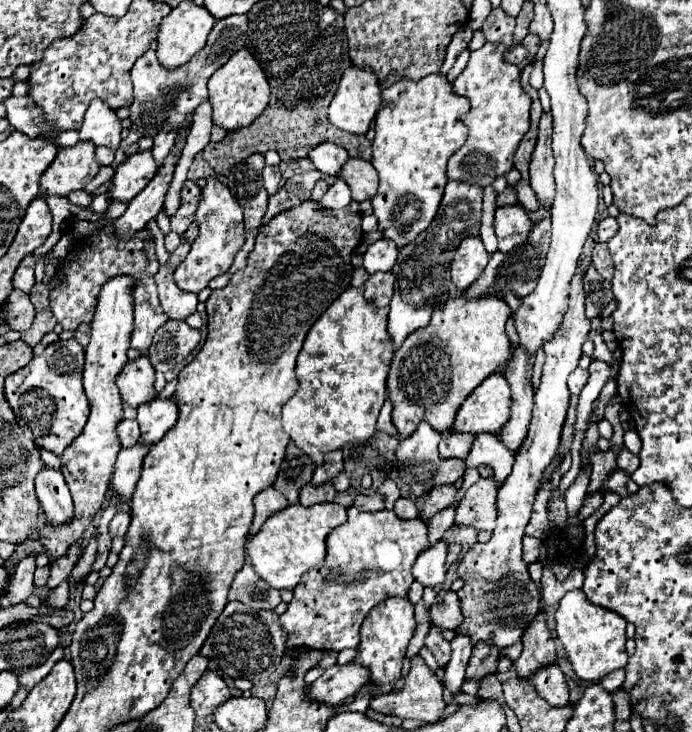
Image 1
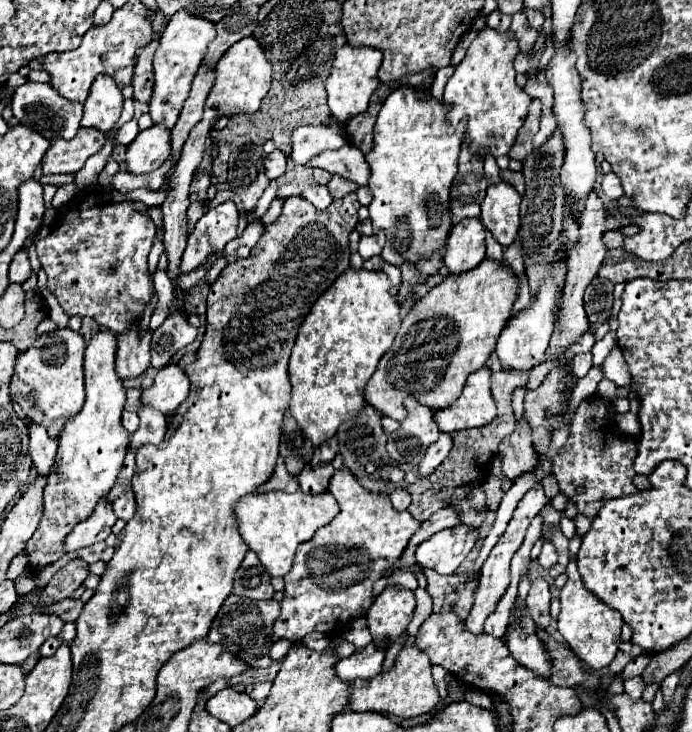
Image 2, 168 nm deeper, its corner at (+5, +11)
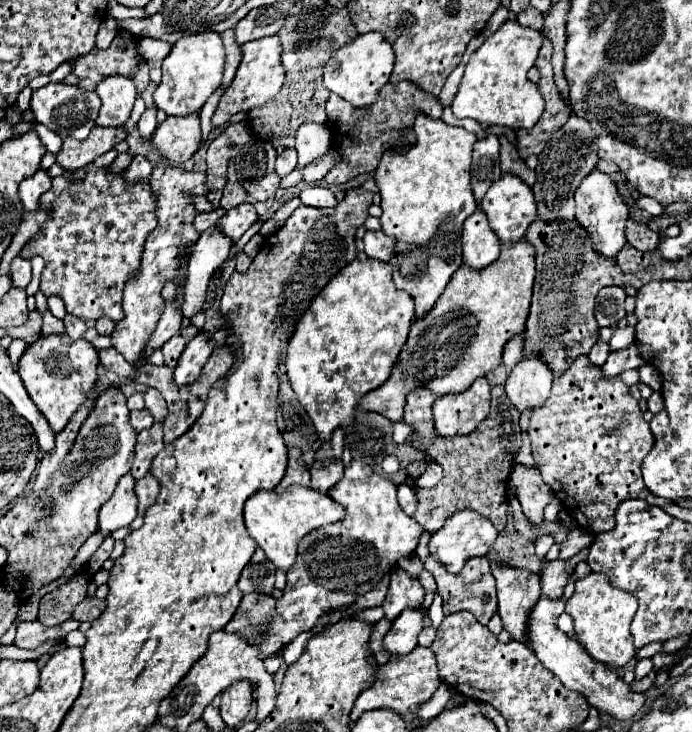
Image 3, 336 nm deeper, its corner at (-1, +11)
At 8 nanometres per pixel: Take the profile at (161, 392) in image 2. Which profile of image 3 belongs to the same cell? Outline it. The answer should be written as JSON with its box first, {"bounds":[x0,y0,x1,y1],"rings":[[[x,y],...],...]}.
{"bounds":[174,335,214,385],"rings":[[[196,335],[184,349],[176,369],[174,369],[174,381],[178,385],[186,385],[190,381],[196,381],[202,367],[206,365],[210,353],[214,349],[214,341],[208,335]]]}

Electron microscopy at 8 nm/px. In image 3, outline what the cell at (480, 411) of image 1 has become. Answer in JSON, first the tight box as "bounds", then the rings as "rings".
{"bounds":[434,377,490,435],"rings":[[[478,377],[466,391],[442,395],[434,401],[436,435],[468,435],[490,411],[490,385]]]}

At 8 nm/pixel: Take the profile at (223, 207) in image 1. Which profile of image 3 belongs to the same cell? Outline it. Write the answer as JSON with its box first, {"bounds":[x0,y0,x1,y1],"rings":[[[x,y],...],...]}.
{"bounds":[218,203,258,241],"rings":[[[244,203],[244,205],[238,205],[238,207],[230,209],[230,211],[226,211],[226,215],[218,221],[218,227],[232,241],[238,241],[252,227],[254,221],[258,221],[258,213],[256,213],[254,205]]]}

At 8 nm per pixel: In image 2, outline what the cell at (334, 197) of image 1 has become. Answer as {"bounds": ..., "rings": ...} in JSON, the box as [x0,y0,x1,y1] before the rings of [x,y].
{"bounds":[302,185,332,211],"rings":[[[312,185],[312,187],[304,189],[302,197],[308,199],[314,207],[318,207],[322,211],[332,203],[332,195],[330,195],[330,191],[328,191],[326,185]]]}

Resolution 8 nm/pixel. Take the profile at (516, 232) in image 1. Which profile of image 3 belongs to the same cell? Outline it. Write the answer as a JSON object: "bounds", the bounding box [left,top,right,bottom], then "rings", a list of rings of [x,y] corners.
{"bounds":[480,173,538,243],"rings":[[[504,173],[482,197],[480,209],[488,215],[490,227],[498,235],[502,243],[514,243],[520,241],[528,229],[528,225],[538,217],[536,215],[536,199],[532,189],[514,173]]]}

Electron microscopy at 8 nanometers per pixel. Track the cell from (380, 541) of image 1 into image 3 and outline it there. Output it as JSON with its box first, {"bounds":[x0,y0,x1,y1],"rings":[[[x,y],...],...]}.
{"bounds":[258,461,424,659],"rings":[[[352,461],[350,467],[346,467],[344,477],[328,489],[328,495],[344,505],[346,515],[300,539],[296,563],[288,569],[284,595],[268,619],[266,639],[258,653],[260,659],[282,651],[302,631],[310,631],[324,613],[342,609],[374,589],[374,585],[396,567],[398,557],[414,553],[424,531],[424,527],[414,517],[408,517],[398,505],[396,483],[376,475],[372,467],[362,461]]]}

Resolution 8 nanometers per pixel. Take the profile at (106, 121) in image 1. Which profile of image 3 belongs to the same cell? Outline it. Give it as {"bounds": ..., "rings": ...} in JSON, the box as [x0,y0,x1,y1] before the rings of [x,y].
{"bounds":[96,77,136,127],"rings":[[[108,77],[96,87],[102,109],[96,119],[100,127],[122,127],[136,101],[136,83],[132,77]]]}

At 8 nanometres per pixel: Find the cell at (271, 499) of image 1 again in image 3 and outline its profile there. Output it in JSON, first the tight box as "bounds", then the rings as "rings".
{"bounds":[274,447,310,493],"rings":[[[298,447],[288,449],[288,469],[286,469],[284,479],[274,489],[276,493],[284,493],[286,487],[290,485],[306,485],[306,487],[310,485],[310,473],[304,465],[300,465],[300,457],[302,457],[302,451]]]}

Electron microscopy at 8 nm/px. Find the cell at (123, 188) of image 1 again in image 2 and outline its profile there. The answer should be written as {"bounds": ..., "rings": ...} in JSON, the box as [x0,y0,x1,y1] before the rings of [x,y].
{"bounds":[126,125,170,175],"rings":[[[152,125],[140,131],[128,145],[126,167],[128,173],[142,175],[158,169],[170,155],[170,131],[164,125]]]}

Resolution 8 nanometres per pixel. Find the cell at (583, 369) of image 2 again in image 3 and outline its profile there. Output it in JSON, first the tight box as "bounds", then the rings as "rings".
{"bounds":[588,341,610,367],"rings":[[[600,341],[600,343],[596,343],[596,345],[592,347],[592,351],[588,353],[588,357],[590,357],[590,361],[592,361],[596,367],[602,367],[604,361],[606,361],[606,357],[608,357],[608,353],[610,353],[610,345],[604,343],[604,341]]]}

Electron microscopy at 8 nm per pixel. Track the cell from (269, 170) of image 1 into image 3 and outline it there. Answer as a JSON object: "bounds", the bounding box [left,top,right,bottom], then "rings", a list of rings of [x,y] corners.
{"bounds":[276,149,296,177],"rings":[[[284,149],[284,153],[280,153],[276,159],[276,173],[280,177],[292,173],[296,169],[296,161],[296,149]]]}

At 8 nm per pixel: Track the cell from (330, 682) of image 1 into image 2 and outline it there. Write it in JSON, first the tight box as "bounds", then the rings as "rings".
{"bounds":[334,643,384,685],"rings":[[[370,643],[370,645],[362,647],[362,649],[354,651],[350,657],[340,659],[334,665],[334,671],[344,683],[350,685],[356,679],[372,679],[372,677],[376,677],[380,673],[382,661],[384,661],[384,653]]]}

